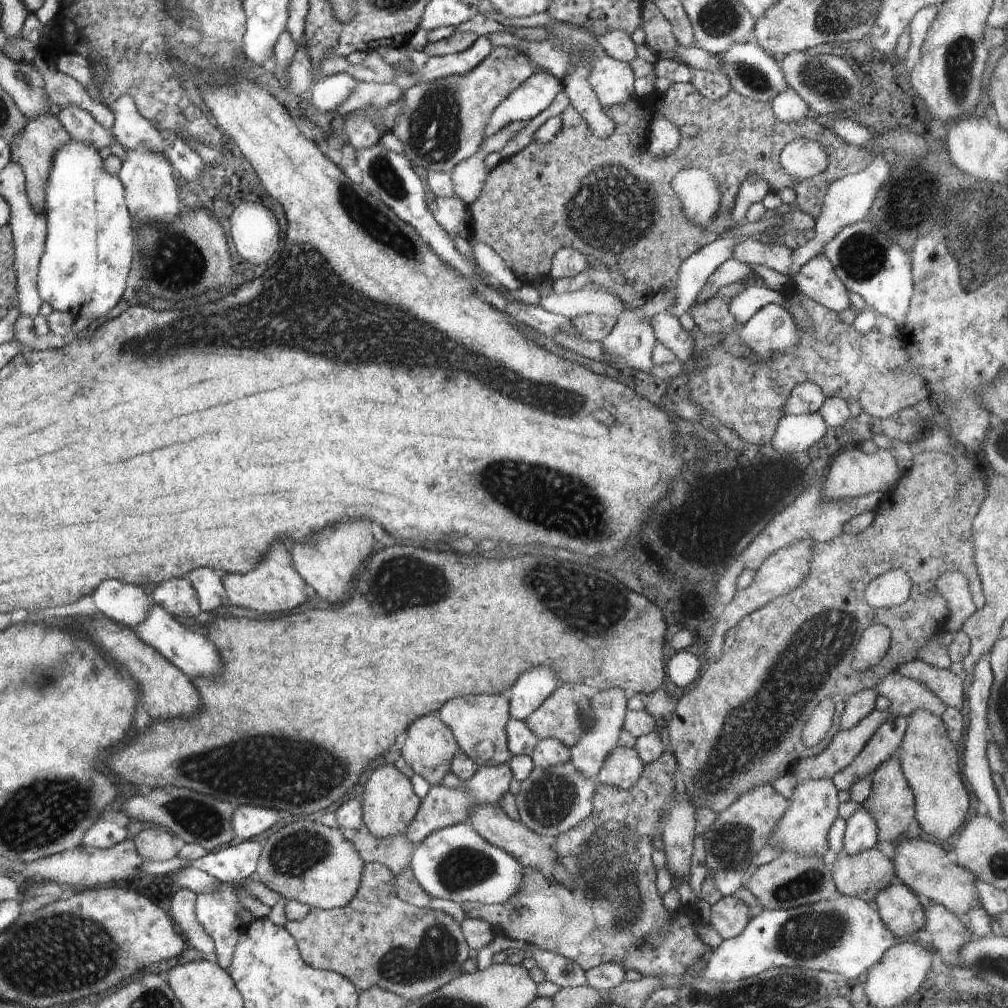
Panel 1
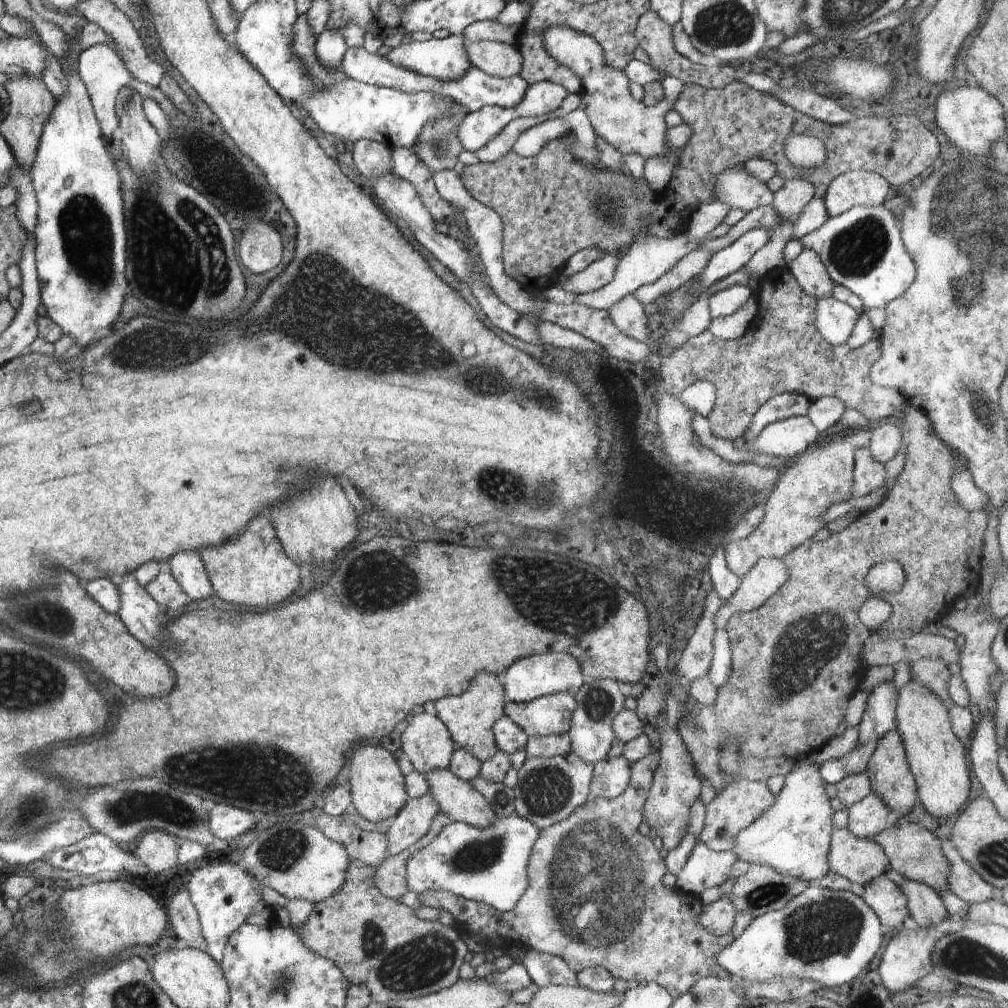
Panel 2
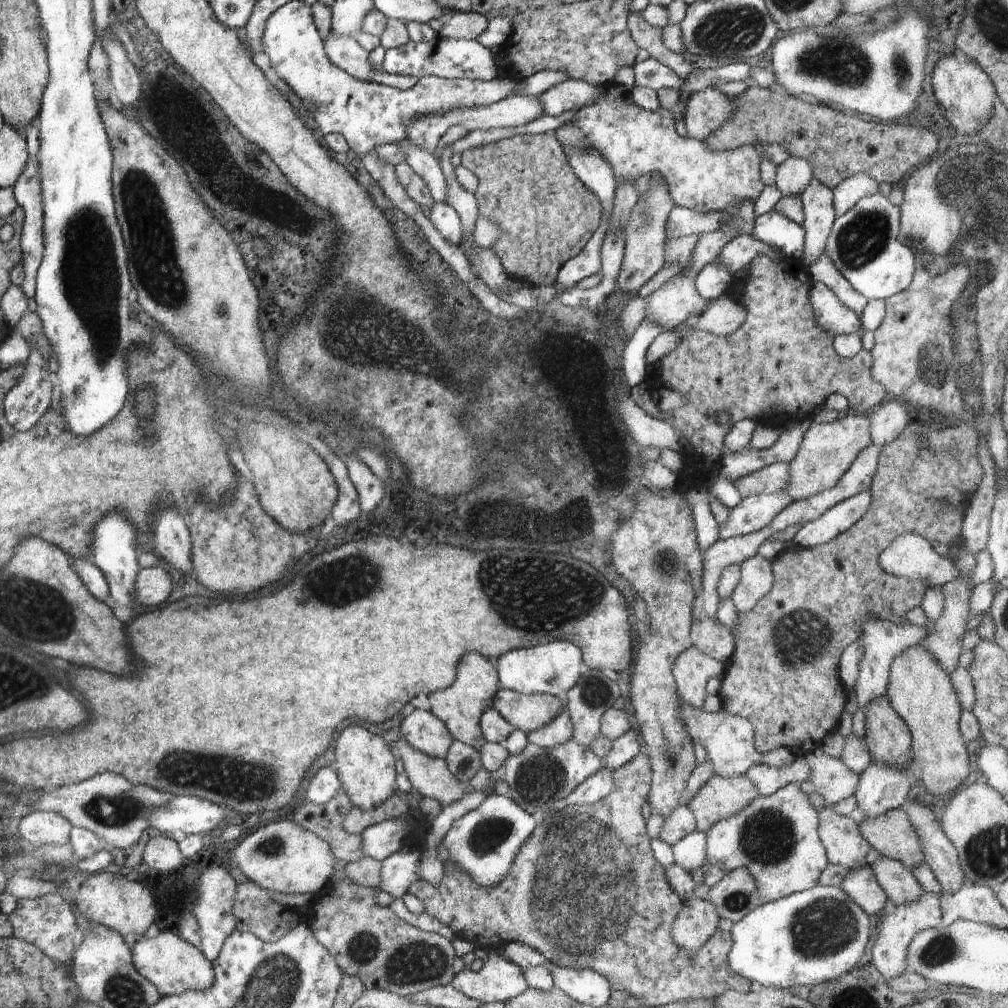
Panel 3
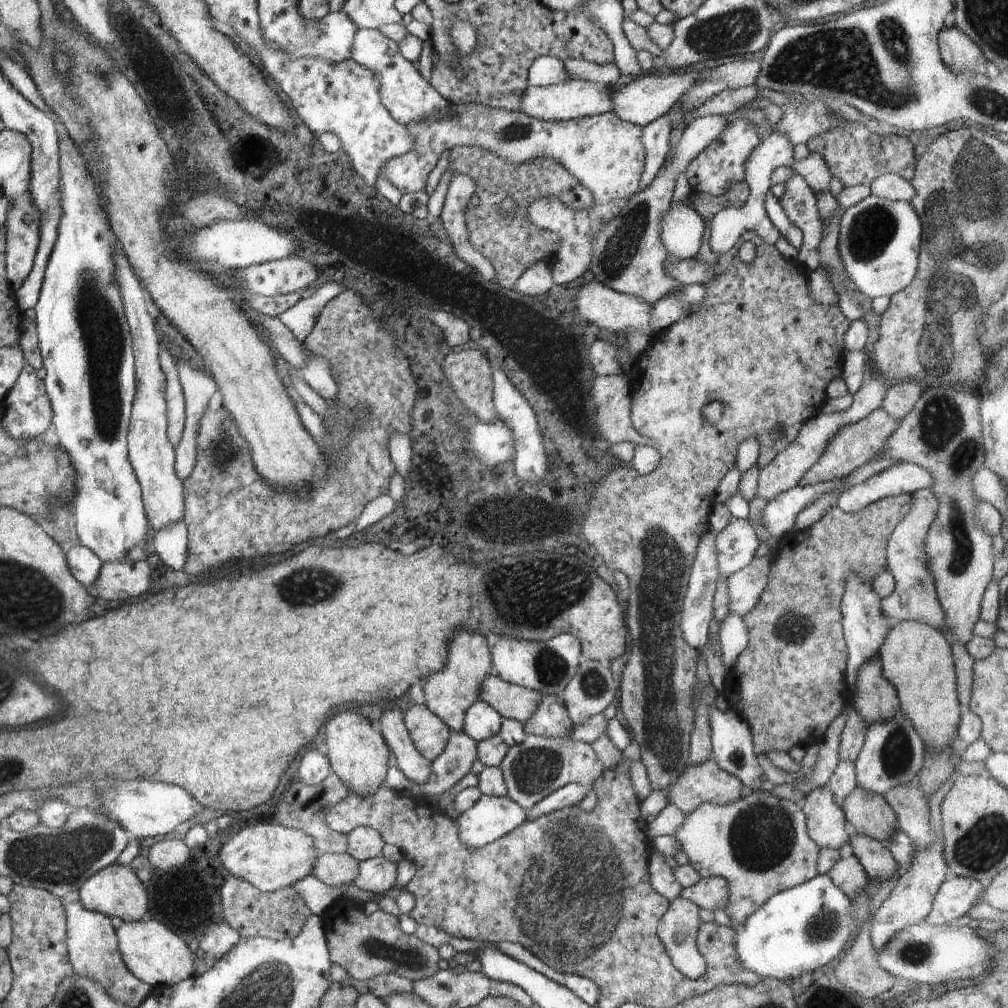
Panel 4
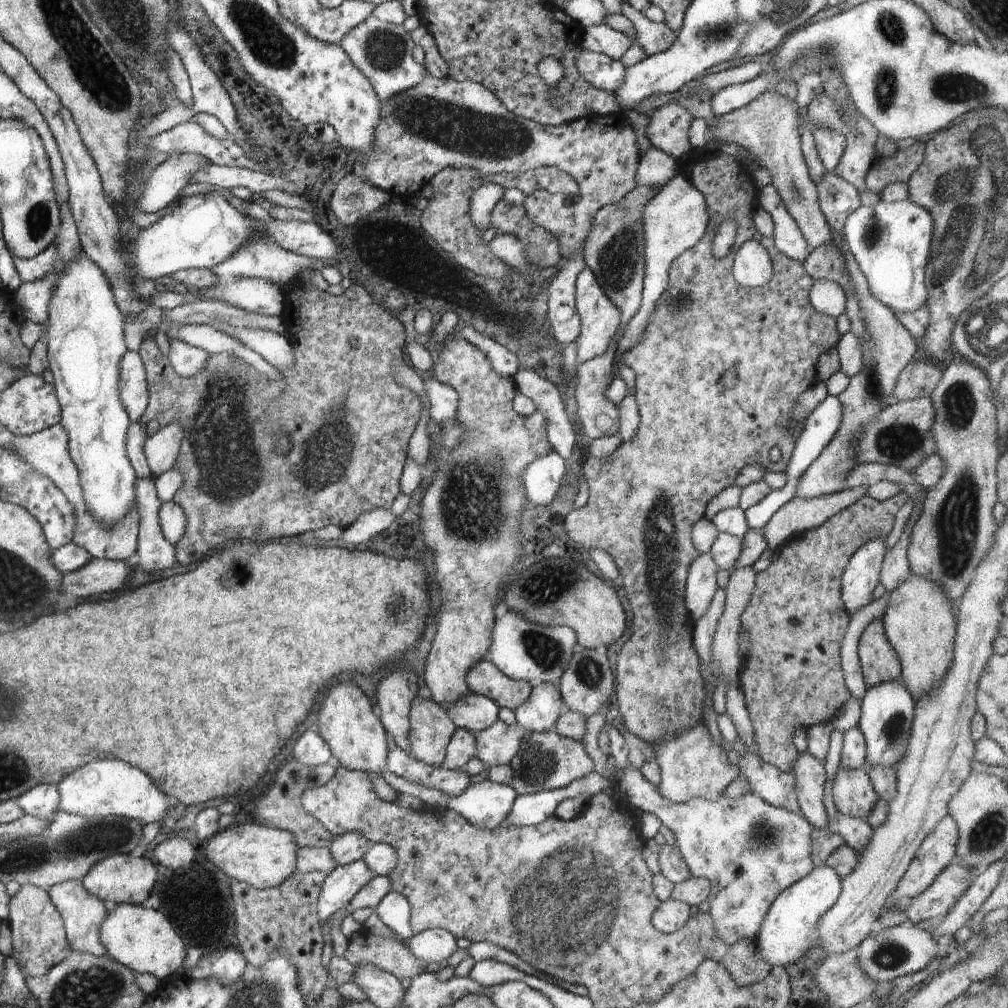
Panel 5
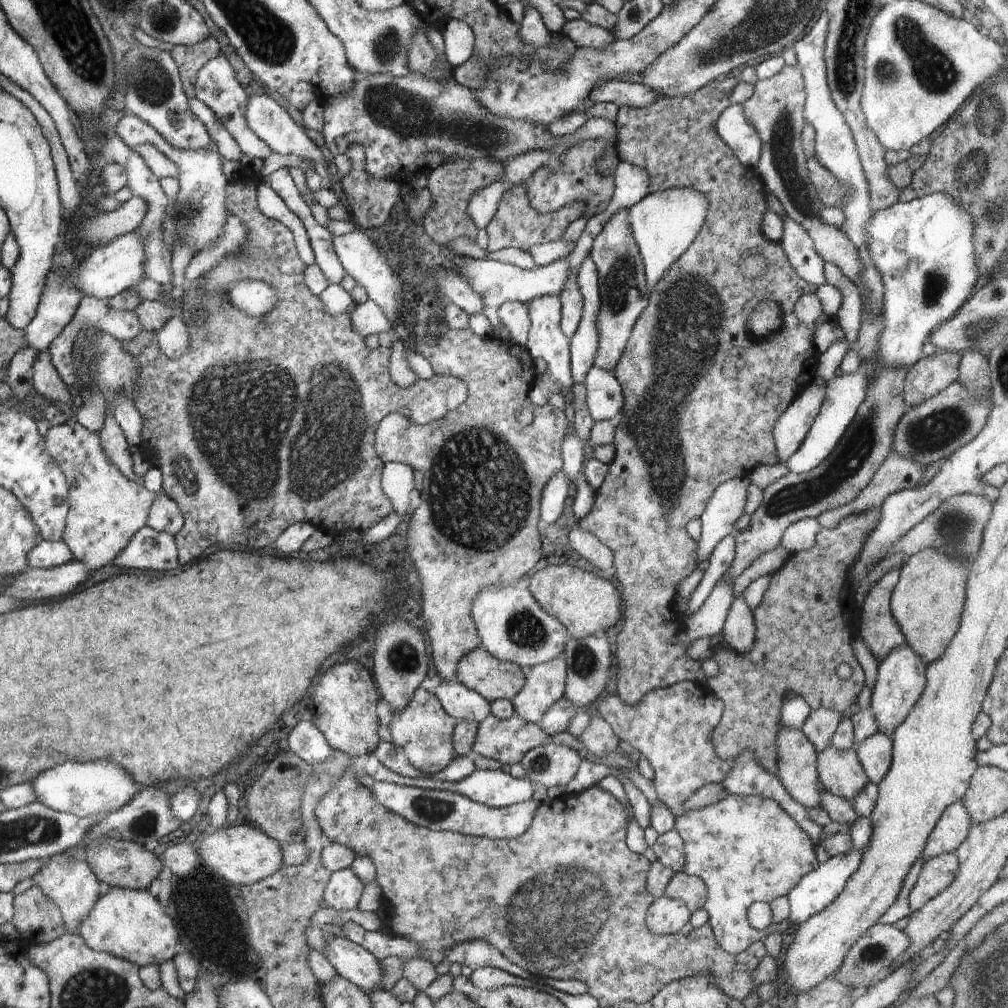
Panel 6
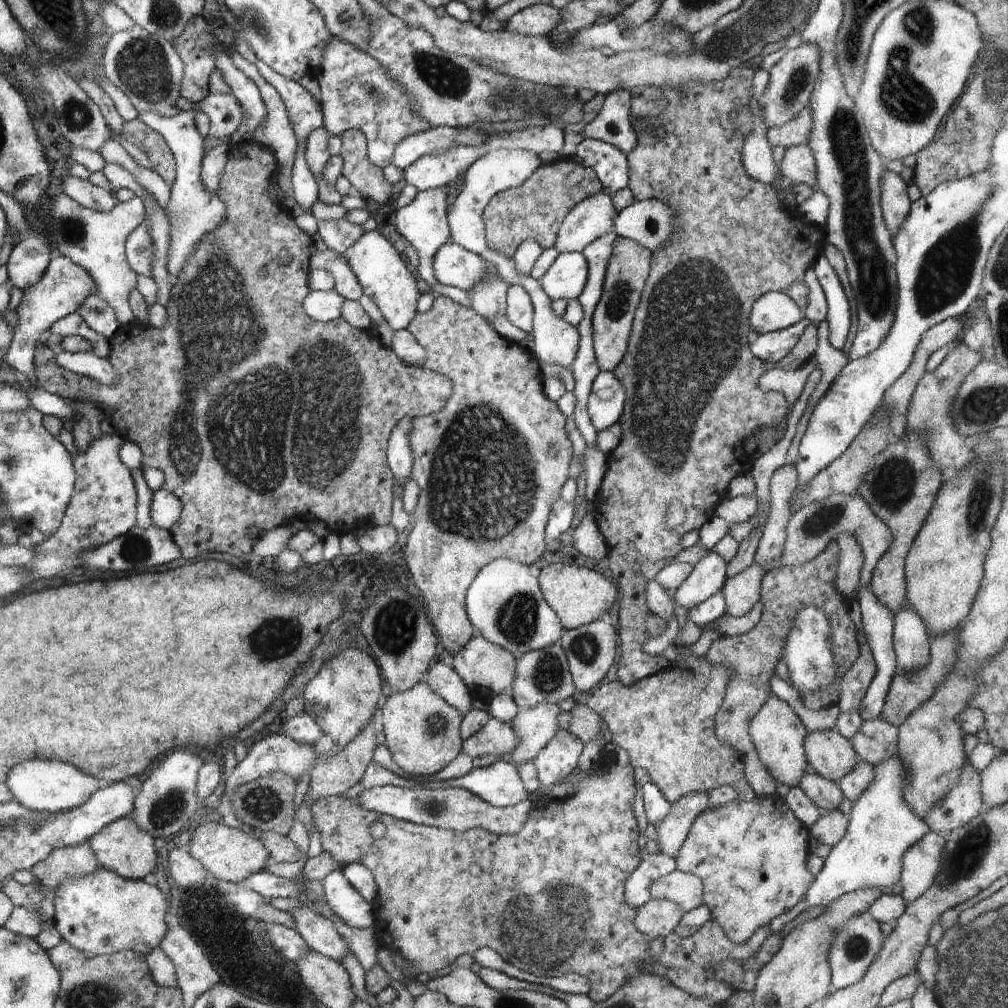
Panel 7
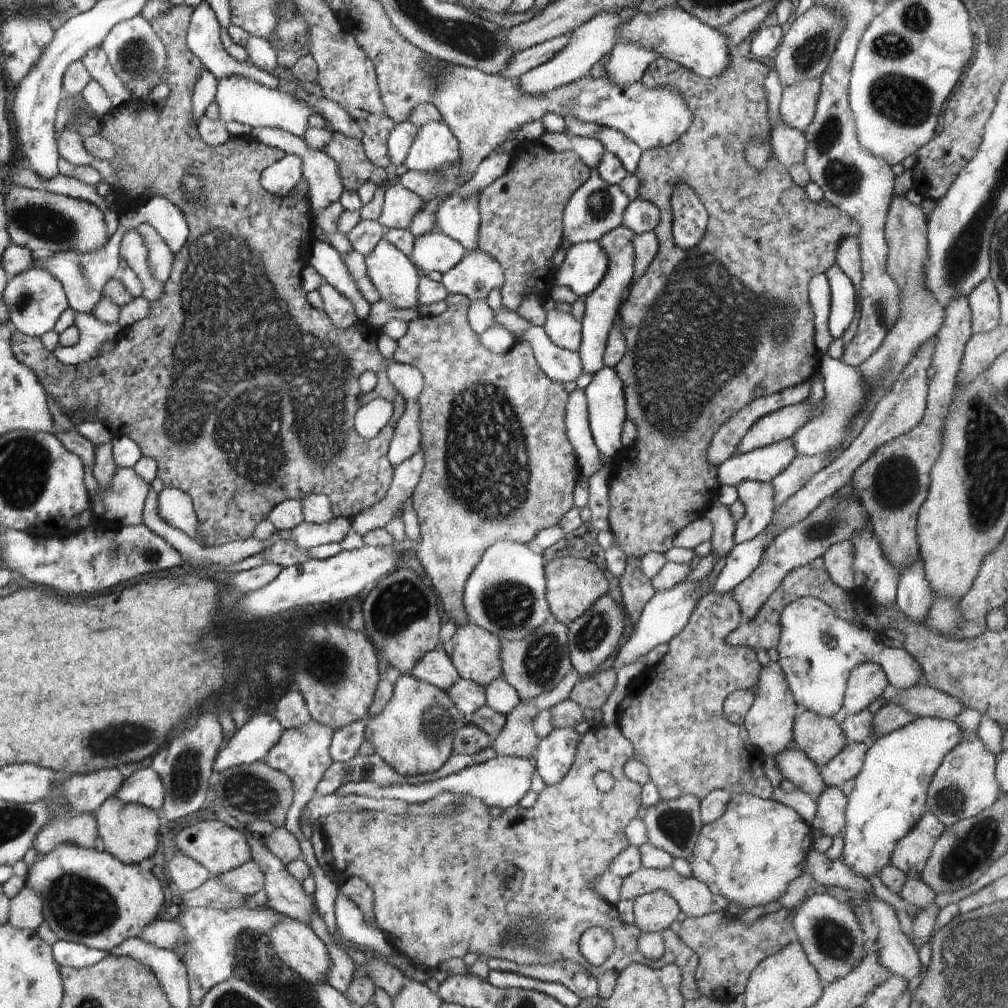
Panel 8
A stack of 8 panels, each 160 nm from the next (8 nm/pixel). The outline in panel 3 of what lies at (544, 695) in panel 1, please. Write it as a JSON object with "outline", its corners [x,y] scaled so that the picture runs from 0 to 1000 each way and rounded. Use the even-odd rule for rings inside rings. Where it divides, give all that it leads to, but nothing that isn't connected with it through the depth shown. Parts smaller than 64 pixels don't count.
{"outline":[[[548,636],[523,644],[512,644],[498,649],[492,655],[493,672],[500,684],[521,689],[540,688],[562,694],[563,687],[573,679],[578,653],[575,643],[566,637]]]}

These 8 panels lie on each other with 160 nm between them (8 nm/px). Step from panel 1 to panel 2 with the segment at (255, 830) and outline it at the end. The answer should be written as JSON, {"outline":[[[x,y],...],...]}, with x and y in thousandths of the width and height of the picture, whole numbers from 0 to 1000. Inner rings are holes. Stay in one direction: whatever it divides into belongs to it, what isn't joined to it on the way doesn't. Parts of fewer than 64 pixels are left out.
{"outline":[[[222,797],[207,798],[205,803],[207,804],[208,823],[220,836],[232,835],[233,832],[246,825],[251,819],[255,820],[249,805]]]}

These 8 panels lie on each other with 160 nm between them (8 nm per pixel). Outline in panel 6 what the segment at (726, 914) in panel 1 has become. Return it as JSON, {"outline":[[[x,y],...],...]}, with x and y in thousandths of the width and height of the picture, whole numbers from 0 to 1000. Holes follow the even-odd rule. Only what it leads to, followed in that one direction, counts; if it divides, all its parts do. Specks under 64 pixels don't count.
{"outline":[[[663,889],[650,892],[643,900],[640,916],[652,928],[674,926],[686,912],[682,897]]]}

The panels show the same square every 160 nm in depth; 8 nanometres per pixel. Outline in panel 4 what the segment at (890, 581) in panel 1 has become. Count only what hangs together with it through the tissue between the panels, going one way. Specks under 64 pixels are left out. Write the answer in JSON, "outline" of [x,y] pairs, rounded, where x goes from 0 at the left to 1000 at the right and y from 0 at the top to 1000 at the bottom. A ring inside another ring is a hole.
{"outline":[[[917,485],[906,488],[904,493],[904,505],[898,515],[886,524],[878,544],[878,562],[887,572],[888,585],[873,596],[873,606],[884,617],[885,622],[890,617],[907,616],[940,626],[937,621],[937,606],[931,597],[927,574],[920,563],[918,551],[920,526],[929,514],[932,498],[925,487]]]}

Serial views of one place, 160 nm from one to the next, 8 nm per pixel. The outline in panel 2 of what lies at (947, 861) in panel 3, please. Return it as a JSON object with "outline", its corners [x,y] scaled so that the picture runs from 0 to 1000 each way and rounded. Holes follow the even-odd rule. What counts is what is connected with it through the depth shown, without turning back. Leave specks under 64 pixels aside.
{"outline":[[[931,833],[931,835],[937,849],[939,849],[943,857],[940,868],[942,885],[962,898],[989,892],[986,889],[986,880],[965,864],[965,861],[946,842],[947,839],[943,833]]]}

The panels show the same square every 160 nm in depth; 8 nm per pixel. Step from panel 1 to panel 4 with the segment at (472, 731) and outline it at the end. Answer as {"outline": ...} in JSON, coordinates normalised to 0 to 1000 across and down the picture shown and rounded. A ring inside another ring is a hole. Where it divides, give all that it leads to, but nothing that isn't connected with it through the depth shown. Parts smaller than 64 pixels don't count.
{"outline":[[[455,626],[445,635],[440,663],[421,675],[422,699],[440,715],[447,726],[459,726],[462,705],[476,694],[477,679],[489,668],[487,645],[482,639],[482,632],[466,626]]]}

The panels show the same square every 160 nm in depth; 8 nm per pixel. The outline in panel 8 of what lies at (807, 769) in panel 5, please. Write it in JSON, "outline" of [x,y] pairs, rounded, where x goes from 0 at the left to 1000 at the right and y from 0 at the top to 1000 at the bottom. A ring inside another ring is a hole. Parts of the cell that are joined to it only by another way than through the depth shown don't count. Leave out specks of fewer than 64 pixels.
{"outline":[[[765,657],[761,662],[755,662],[751,680],[746,687],[749,691],[736,718],[740,721],[745,737],[751,740],[758,751],[769,751],[782,742],[787,742],[784,738],[787,736],[787,720],[793,701],[773,658]]]}

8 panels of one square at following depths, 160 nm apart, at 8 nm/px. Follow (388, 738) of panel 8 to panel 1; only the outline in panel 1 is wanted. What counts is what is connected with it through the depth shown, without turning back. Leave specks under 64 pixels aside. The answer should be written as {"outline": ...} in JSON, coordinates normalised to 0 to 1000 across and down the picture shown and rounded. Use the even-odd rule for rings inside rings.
{"outline":[[[423,709],[409,715],[403,723],[402,738],[398,748],[411,764],[427,780],[437,780],[438,773],[447,766],[447,756],[456,744],[449,726],[434,711]]]}

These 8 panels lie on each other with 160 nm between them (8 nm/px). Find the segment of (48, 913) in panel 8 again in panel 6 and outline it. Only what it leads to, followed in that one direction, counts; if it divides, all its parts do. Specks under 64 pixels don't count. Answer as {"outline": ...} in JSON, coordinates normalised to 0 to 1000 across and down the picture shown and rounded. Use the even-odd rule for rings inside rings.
{"outline":[[[110,881],[97,892],[77,929],[91,941],[131,953],[138,959],[170,953],[176,944],[178,927],[172,913],[147,884]]]}

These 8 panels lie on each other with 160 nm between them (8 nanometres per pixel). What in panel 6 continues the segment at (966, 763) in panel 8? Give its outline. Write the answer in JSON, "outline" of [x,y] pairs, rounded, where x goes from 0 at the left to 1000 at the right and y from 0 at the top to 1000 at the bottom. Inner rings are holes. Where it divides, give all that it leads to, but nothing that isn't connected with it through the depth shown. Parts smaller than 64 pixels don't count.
{"outline":[[[954,795],[940,800],[925,822],[916,843],[917,856],[937,846],[946,846],[960,831],[964,819]]]}

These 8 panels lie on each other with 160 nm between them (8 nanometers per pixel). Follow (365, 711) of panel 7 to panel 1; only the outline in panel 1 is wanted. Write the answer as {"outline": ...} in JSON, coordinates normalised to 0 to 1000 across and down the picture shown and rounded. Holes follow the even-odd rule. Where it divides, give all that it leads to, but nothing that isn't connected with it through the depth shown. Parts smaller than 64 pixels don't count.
{"outline":[[[383,758],[375,761],[367,770],[360,785],[357,795],[361,821],[378,832],[402,827],[416,805],[418,797],[418,794],[411,787],[411,783],[409,783],[407,773],[404,773],[391,758]]]}

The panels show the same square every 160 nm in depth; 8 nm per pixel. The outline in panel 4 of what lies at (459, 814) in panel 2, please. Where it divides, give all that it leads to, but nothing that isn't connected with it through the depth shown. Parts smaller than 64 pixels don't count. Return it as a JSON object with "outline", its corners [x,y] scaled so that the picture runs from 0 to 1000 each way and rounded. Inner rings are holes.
{"outline":[[[383,705],[374,720],[386,743],[394,752],[397,766],[414,781],[424,777],[429,768],[429,757],[413,744],[407,727],[402,721],[400,706]]]}

